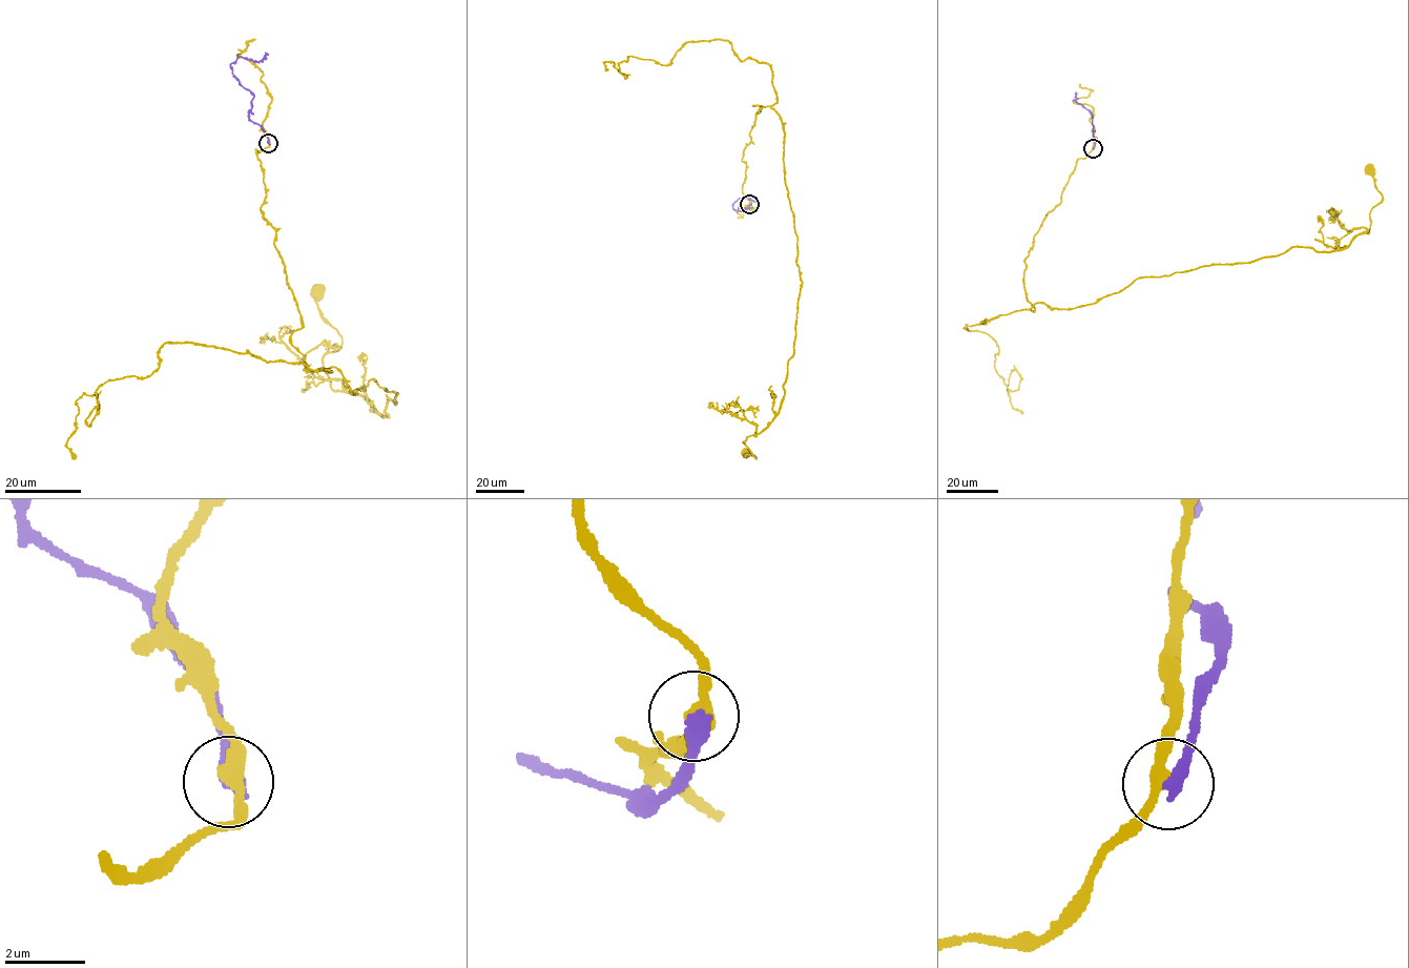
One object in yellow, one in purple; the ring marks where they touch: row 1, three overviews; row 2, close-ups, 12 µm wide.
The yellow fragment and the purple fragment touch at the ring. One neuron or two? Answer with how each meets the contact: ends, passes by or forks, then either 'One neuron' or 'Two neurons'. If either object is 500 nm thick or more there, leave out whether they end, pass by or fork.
At the ring yellow passes by. At the ring purple ends. Two neurons

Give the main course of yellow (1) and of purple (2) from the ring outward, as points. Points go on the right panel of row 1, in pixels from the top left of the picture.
1: (1093, 147), (1024, 260), (1032, 311), (1095, 304), (1137, 279), (1344, 248), (1369, 232), (1381, 201), (1369, 169)
2: (1093, 148), (1096, 139), (1093, 135), (1092, 116), (1073, 100), (1076, 93)

